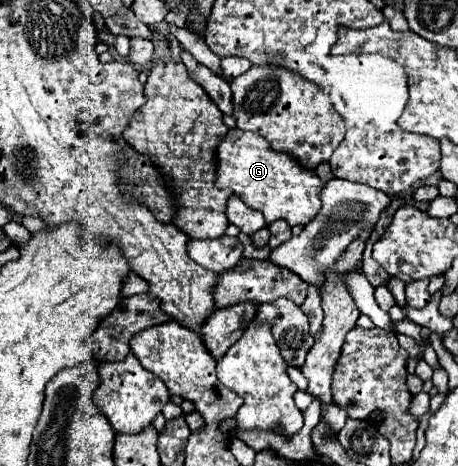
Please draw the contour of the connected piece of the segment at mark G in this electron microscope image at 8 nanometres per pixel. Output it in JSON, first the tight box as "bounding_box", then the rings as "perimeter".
{"bounding_box":[215,127,323,227],"perimeter":[[[237,127],[229,129],[229,133],[219,141],[219,145],[215,149],[215,169],[217,169],[215,187],[219,185],[219,189],[231,189],[241,201],[245,201],[245,205],[261,211],[265,215],[267,225],[275,219],[285,219],[285,221],[289,221],[291,227],[299,225],[299,223],[305,225],[319,211],[319,185],[323,185],[323,183],[319,181],[315,171],[307,173],[307,169],[299,169],[299,163],[293,157],[287,157],[285,153],[275,153],[267,145],[267,141],[257,133],[245,133]]]}

